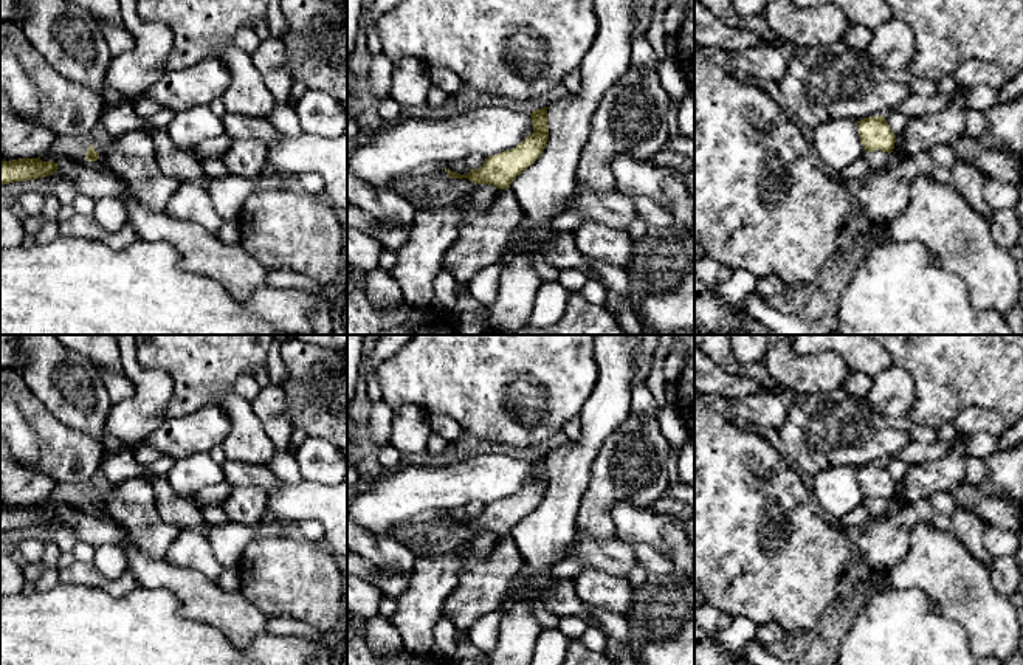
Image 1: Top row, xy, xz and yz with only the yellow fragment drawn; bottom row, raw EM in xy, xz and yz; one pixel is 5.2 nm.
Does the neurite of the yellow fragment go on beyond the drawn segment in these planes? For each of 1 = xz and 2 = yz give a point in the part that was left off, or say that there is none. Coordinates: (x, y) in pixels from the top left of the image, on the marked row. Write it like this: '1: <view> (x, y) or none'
1: none
2: none

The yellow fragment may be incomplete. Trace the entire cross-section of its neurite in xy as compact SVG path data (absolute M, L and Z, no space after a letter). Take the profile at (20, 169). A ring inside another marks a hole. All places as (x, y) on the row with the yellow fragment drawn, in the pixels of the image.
M37 158L0 161L0 186L14 181L43 178L57 171L57 163Z

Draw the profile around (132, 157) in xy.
M141 130L119 136L101 150L99 160L108 164L150 209L166 209L170 195L180 186L158 167L152 138Z

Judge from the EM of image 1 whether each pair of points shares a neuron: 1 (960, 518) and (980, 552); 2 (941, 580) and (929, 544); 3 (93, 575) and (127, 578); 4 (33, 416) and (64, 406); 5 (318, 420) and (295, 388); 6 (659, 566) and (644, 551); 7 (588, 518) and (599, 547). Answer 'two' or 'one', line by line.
1: one
2: one
3: one
4: two
5: one
6: one
7: two

